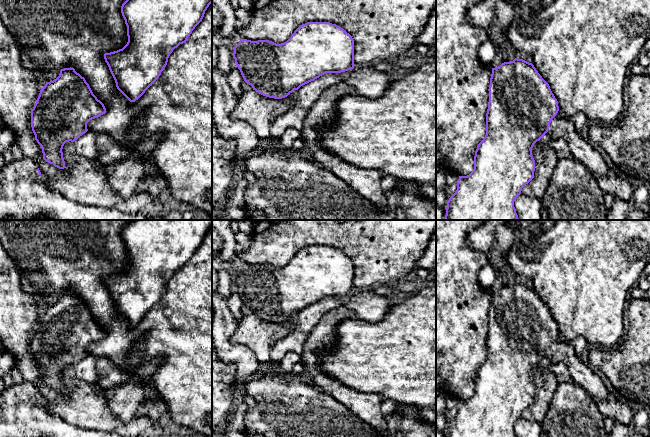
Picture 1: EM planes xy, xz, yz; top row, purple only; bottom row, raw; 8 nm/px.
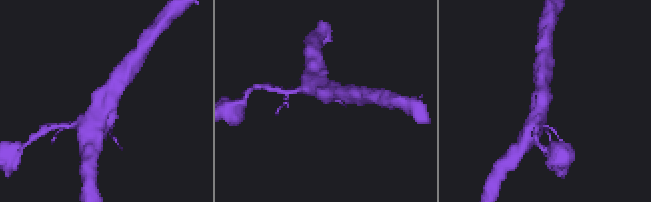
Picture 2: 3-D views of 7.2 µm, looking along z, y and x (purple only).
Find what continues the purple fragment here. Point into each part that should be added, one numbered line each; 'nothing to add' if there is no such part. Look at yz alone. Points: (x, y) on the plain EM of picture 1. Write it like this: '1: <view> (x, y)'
1: yz (581, 373)

